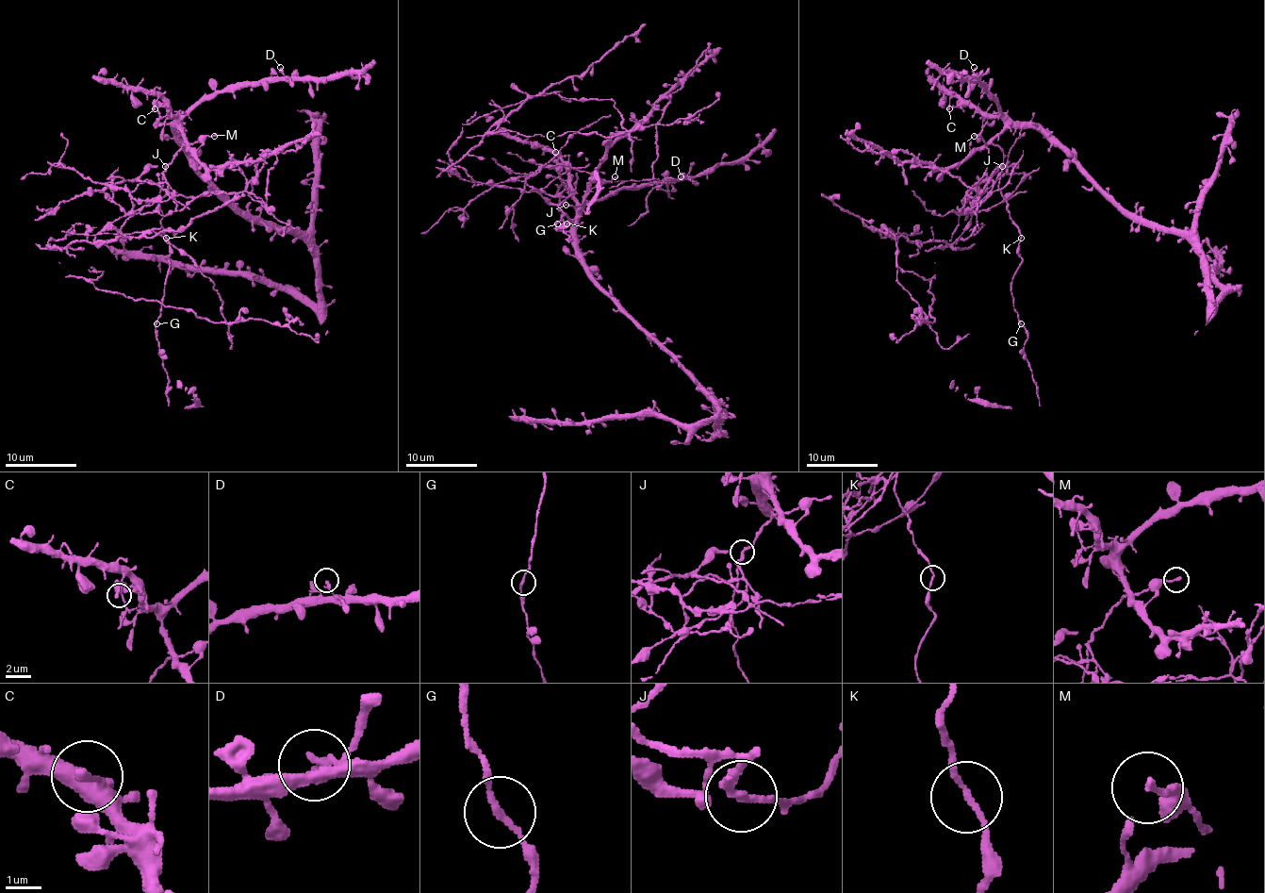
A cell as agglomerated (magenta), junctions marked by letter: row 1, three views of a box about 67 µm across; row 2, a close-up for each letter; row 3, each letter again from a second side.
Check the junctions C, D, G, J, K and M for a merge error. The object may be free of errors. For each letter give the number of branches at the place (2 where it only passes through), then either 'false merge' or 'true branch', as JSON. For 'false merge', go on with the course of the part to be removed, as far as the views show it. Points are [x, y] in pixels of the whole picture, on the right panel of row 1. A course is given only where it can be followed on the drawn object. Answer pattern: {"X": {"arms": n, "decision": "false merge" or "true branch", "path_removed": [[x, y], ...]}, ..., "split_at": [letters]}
{"C": {"arms": 1, "decision": "true branch"}, "D": {"arms": 1, "decision": "true branch"}, "G": {"arms": 2, "decision": "true branch"}, "J": {"arms": 2, "decision": "false merge", "path_removed": [[1003, 166], [963, 198], [974, 212], [956, 248], [890, 232], [897, 280], [934, 320], [929, 282], [897, 266]]}, "K": {"arms": 2, "decision": "true branch"}, "M": {"arms": 1, "decision": "true branch"}, "split_at": ["J"]}

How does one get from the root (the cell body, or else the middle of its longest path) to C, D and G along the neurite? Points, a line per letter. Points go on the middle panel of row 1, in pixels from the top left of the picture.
C: (559, 200), (559, 204), (565, 206), (579, 206), (586, 194), (581, 207), (572, 192), (570, 166), (555, 152)
D: (559, 200), (559, 204), (565, 206), (579, 206), (586, 194), (583, 207), (620, 188), (679, 180), (681, 176)
G: (559, 200), (559, 204), (563, 202), (559, 206), (563, 212), (561, 218), (570, 223), (566, 214), (557, 223)

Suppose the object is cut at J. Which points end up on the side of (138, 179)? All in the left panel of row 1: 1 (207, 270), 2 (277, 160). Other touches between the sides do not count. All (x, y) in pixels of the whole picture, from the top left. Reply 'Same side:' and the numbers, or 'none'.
Same side: none

